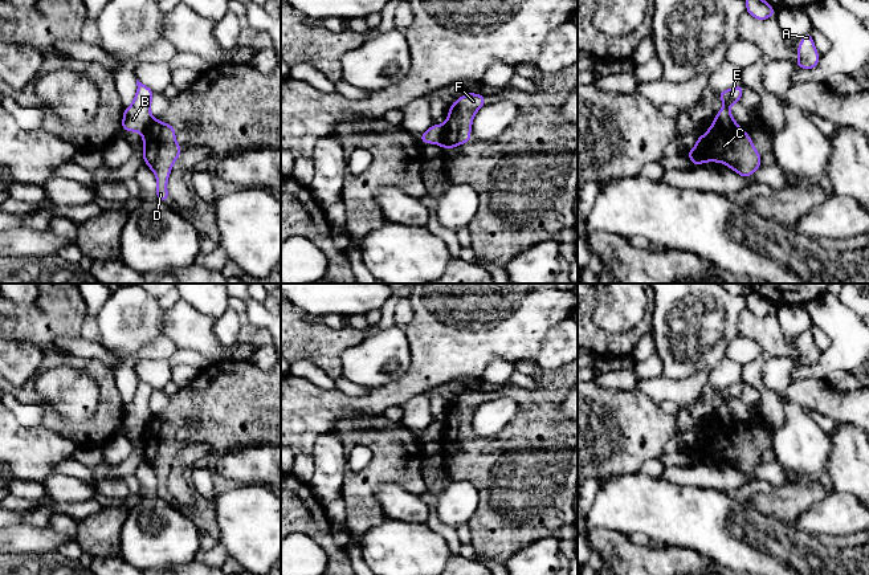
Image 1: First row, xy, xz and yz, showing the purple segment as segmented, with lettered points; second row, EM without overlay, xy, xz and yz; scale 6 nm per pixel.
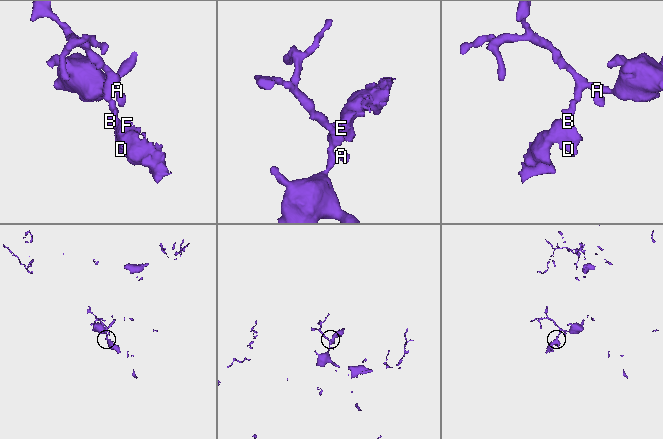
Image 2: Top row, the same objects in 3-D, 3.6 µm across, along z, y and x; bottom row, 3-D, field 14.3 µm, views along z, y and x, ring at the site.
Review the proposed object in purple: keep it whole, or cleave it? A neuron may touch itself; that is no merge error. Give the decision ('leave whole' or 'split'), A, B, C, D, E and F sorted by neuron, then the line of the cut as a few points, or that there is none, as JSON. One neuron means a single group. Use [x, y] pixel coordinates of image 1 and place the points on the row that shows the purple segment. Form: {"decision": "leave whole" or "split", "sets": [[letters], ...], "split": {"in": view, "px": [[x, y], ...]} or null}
{"decision": "split", "sets": [["A", "B", "E"], ["C", "D", "F"]], "split": {"in": "yz", "px": [[715, 118], [723, 126], [735, 126], [738, 129]]}}

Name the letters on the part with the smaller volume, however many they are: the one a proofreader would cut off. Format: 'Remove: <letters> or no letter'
Remove: C, D, F

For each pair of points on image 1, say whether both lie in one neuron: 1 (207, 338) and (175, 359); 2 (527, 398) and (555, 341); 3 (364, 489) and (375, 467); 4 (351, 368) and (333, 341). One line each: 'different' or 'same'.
1: different
2: different
3: same
4: different

